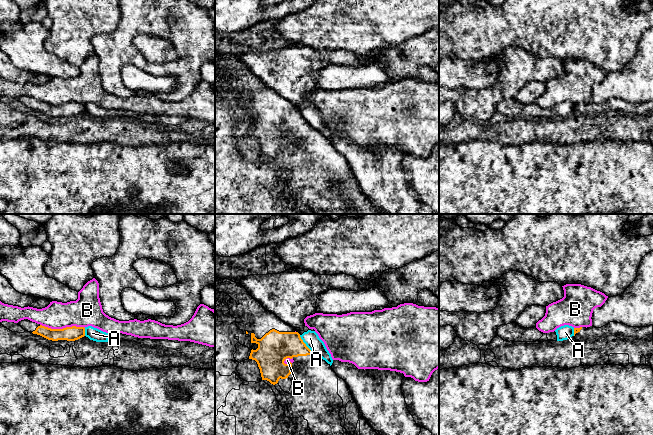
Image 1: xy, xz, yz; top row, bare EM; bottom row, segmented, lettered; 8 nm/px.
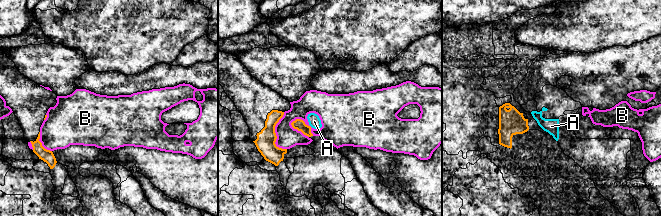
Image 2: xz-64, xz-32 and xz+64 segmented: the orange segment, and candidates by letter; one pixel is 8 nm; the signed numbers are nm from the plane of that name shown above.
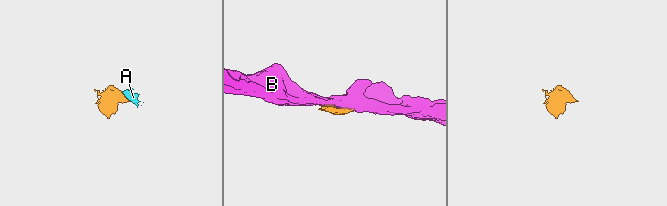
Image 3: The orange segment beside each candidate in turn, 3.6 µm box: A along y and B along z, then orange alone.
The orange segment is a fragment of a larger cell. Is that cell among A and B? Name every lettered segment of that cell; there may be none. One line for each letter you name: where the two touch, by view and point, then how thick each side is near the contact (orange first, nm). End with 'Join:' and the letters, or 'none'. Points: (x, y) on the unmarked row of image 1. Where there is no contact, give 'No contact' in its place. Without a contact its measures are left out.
Join: none

